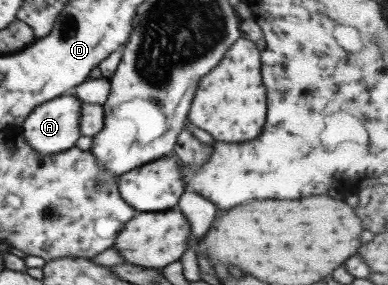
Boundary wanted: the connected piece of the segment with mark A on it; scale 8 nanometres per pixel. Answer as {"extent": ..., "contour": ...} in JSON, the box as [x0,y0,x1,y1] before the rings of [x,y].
{"extent":[16,93,82,155],"contour":[[[71,93],[52,98],[37,105],[16,129],[22,135],[25,144],[33,152],[42,155],[65,152],[65,150],[74,147],[75,142],[80,138],[79,117],[81,105],[82,101]]]}

